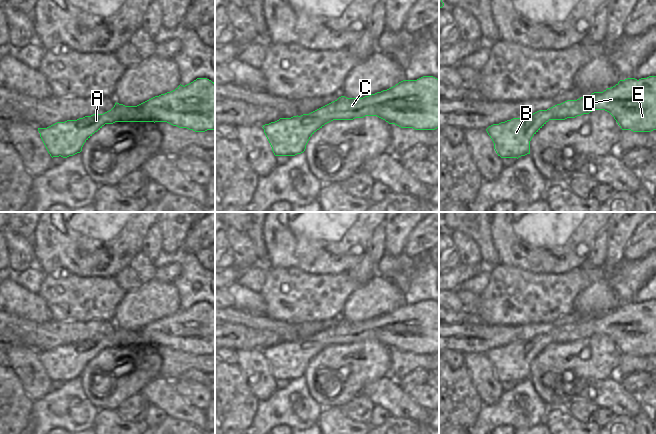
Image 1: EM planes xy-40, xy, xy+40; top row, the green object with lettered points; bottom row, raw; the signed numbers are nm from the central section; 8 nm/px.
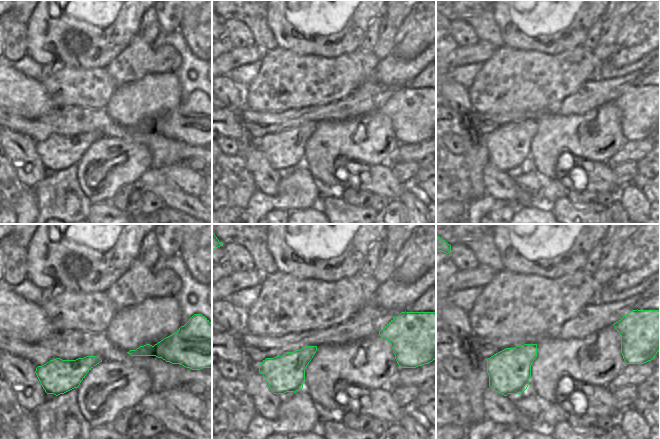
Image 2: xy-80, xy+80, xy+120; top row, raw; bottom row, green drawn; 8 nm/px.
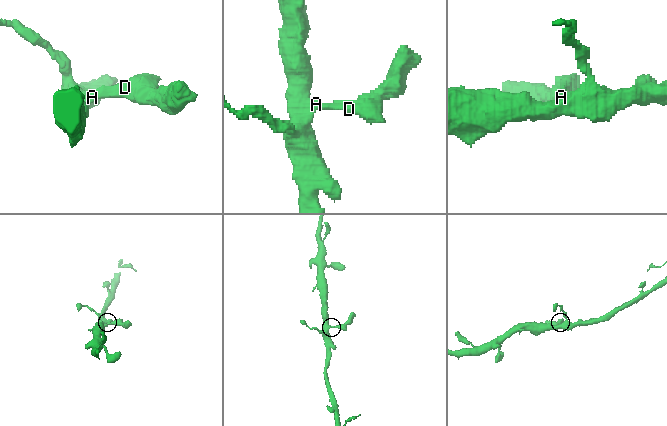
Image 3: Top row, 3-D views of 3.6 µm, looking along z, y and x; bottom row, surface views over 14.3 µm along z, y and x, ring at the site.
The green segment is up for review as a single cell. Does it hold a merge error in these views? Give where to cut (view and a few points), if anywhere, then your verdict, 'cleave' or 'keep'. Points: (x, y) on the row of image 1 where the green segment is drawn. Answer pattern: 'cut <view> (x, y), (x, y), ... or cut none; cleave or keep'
cut none; keep

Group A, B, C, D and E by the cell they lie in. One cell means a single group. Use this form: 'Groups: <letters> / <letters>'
Groups: A B C D E.

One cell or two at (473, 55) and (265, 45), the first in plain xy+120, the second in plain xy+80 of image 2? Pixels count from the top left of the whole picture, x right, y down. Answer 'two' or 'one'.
two

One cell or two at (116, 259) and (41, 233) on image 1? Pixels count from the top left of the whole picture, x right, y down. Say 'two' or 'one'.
one

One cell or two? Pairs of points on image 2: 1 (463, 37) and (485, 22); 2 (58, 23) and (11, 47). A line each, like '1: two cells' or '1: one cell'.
1: two cells
2: two cells

